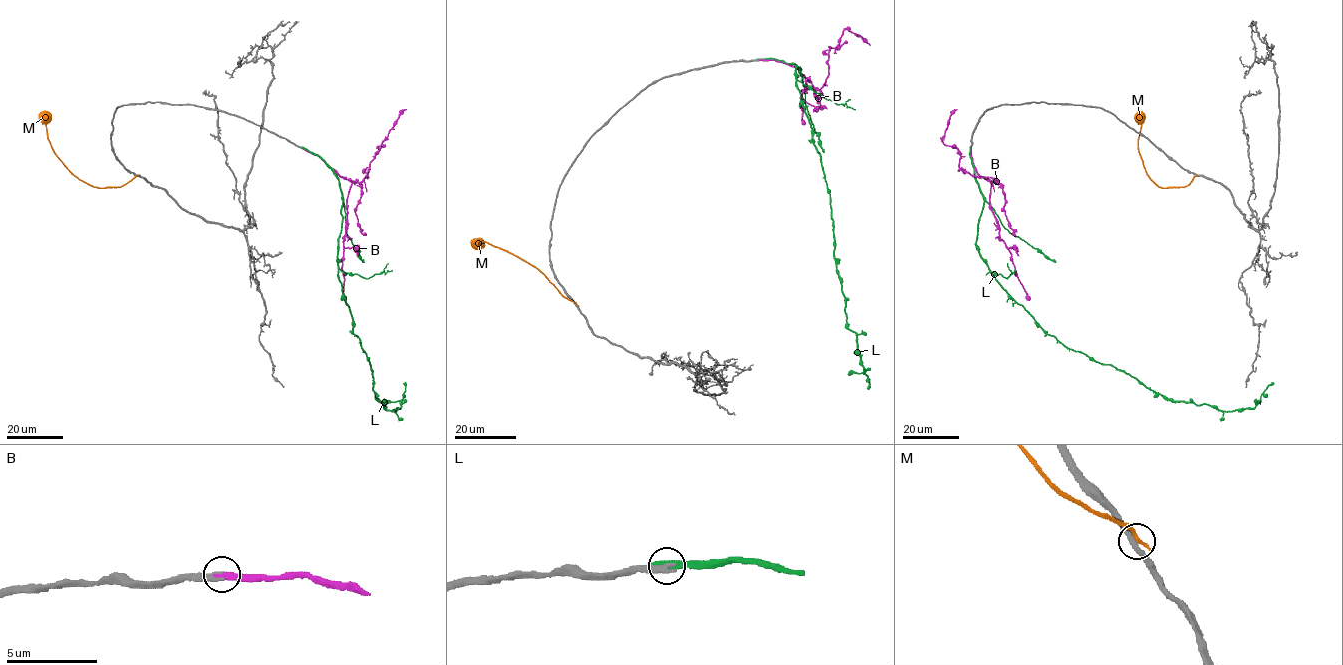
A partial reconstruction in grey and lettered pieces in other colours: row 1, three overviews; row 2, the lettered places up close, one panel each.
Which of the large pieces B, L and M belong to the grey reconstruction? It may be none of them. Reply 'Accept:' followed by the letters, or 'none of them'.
Accept: B

